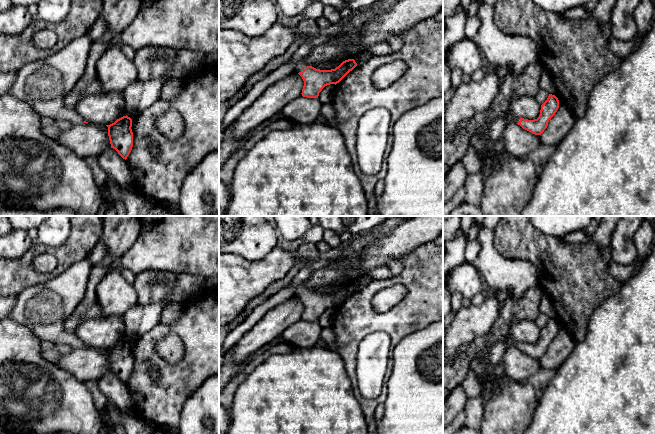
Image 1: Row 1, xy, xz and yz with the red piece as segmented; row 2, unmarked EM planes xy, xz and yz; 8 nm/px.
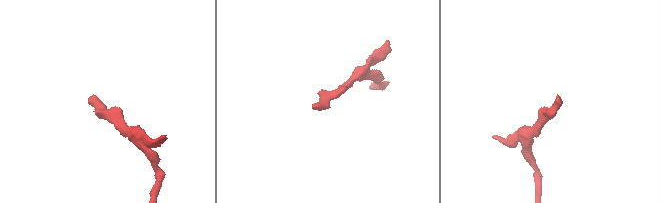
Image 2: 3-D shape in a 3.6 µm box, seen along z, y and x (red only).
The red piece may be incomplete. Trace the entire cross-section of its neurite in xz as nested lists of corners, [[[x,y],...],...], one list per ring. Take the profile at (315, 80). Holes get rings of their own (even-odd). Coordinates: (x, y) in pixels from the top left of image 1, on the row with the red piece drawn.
[[[304,59],[297,61],[292,66],[292,72],[298,73],[303,81],[302,96],[318,98],[322,89],[330,84],[339,83],[350,71],[357,66],[354,59],[343,61],[338,67],[331,70],[320,70],[307,66]]]

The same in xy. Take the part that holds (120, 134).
[[[126,115],[106,126],[111,148],[126,160],[133,147],[132,119]]]

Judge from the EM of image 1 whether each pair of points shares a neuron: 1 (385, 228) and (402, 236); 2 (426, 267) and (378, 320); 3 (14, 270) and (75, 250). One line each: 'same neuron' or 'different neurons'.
1: different neurons
2: same neuron
3: same neuron

